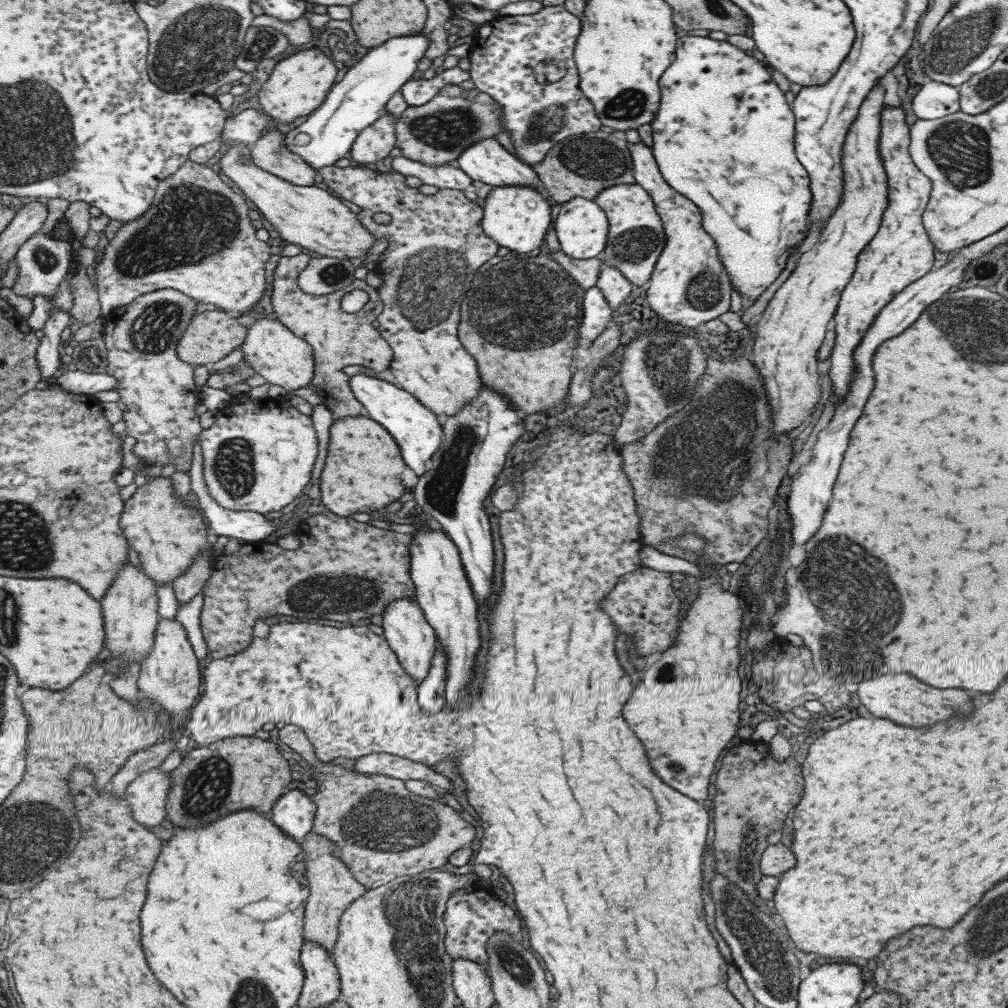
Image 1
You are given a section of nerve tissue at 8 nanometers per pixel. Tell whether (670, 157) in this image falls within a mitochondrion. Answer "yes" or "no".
no

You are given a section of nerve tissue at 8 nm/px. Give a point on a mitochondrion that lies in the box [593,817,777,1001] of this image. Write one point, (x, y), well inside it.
(748, 845)

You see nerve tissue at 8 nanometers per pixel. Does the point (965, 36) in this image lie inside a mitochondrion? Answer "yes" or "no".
yes

